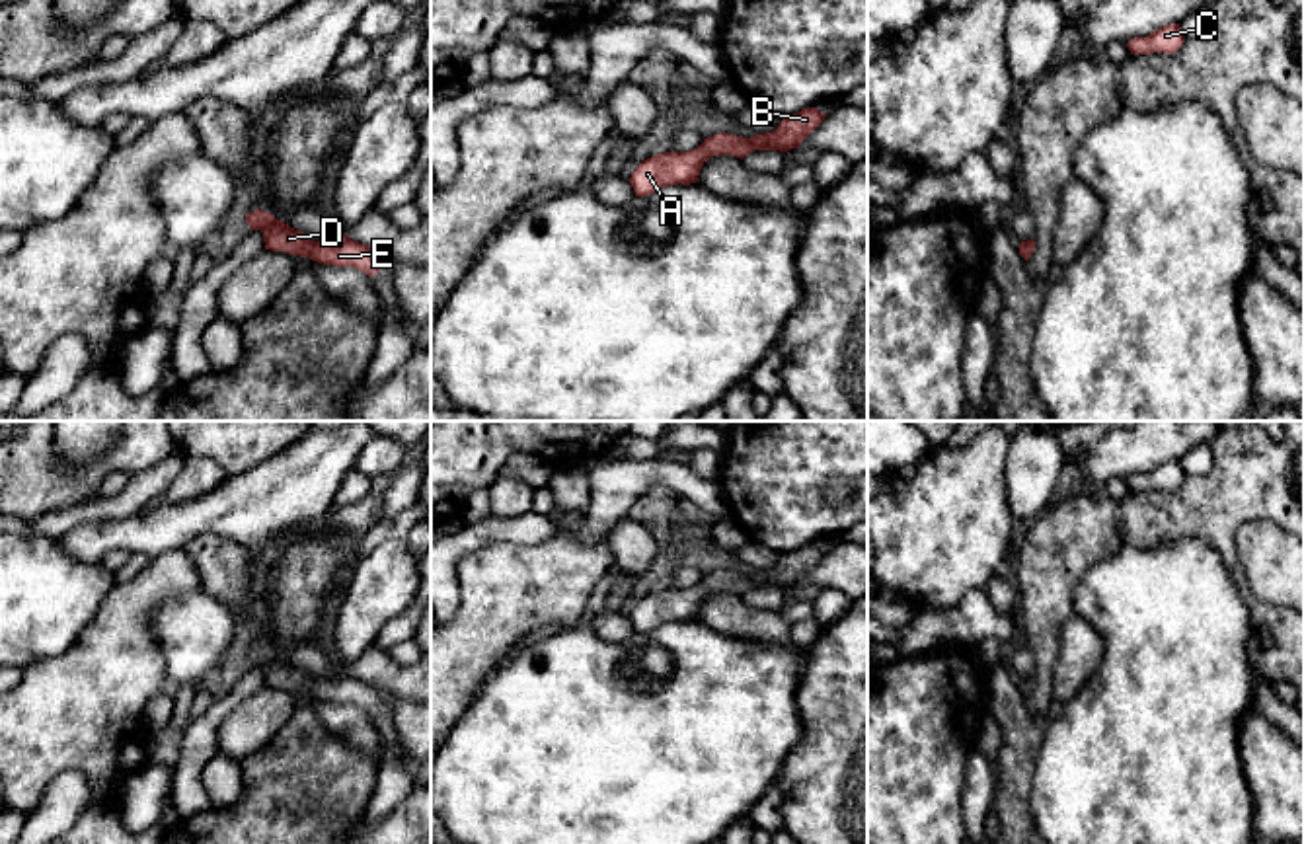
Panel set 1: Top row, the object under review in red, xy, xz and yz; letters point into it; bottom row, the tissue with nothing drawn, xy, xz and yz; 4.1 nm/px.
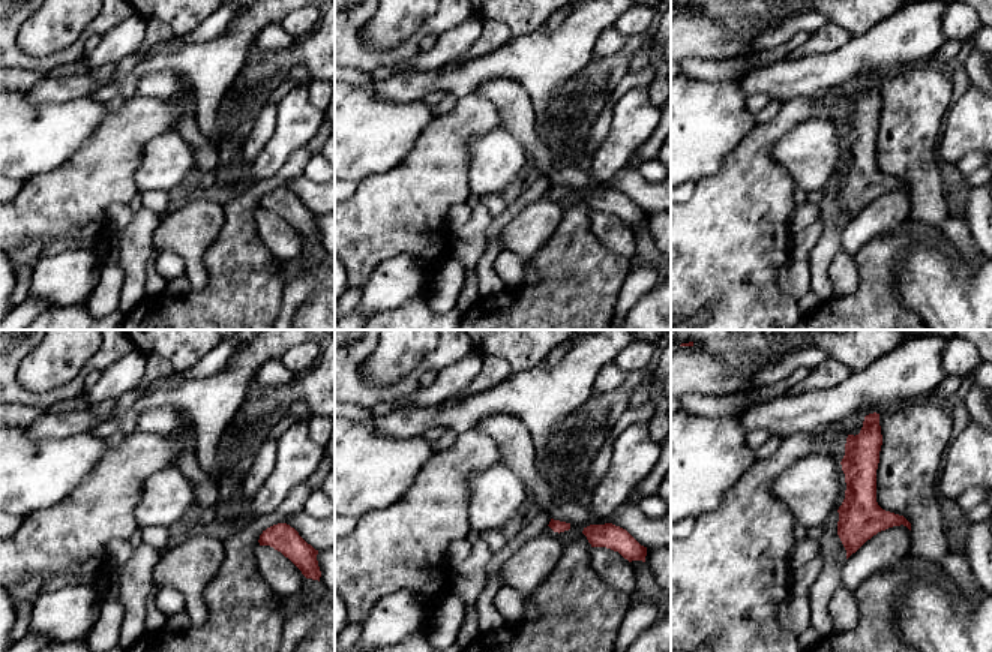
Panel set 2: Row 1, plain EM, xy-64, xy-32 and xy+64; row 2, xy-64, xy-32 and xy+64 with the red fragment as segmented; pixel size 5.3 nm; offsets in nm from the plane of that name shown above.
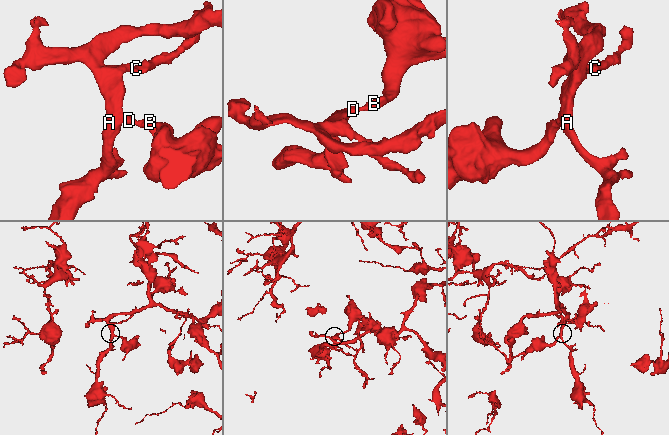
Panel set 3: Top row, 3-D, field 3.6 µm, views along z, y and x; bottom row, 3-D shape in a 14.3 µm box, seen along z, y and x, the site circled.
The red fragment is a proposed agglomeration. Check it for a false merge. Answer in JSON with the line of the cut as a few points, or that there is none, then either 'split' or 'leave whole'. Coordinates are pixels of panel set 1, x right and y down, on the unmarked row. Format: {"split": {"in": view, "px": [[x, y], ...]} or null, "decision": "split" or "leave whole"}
{"split": null, "decision": "leave whole"}

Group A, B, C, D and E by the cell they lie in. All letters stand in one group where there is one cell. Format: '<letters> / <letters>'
A B C D E

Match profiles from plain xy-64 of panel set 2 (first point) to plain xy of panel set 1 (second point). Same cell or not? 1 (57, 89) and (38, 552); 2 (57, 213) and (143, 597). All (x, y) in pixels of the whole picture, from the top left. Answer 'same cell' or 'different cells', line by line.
1: different cells
2: same cell

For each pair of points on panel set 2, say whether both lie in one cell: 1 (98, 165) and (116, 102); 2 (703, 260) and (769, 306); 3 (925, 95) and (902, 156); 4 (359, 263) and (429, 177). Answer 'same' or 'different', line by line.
1: different
2: same
3: same
4: same

